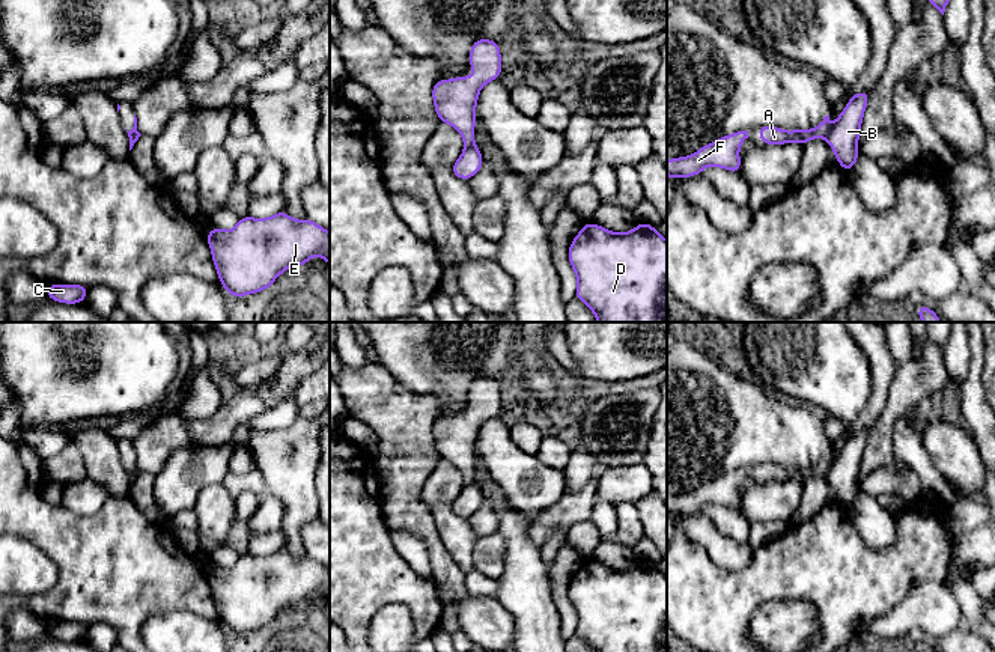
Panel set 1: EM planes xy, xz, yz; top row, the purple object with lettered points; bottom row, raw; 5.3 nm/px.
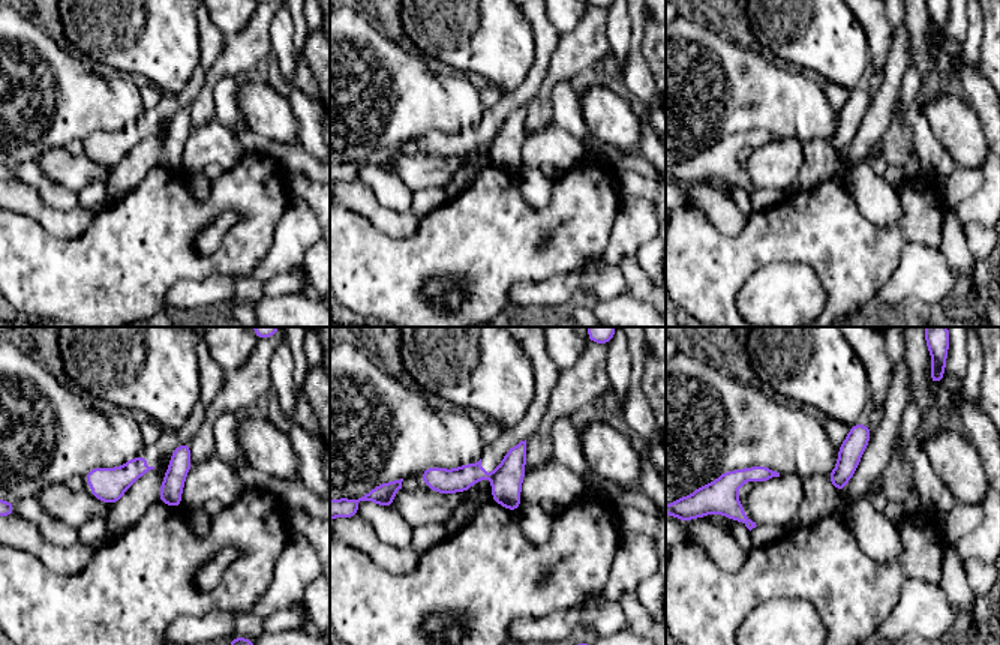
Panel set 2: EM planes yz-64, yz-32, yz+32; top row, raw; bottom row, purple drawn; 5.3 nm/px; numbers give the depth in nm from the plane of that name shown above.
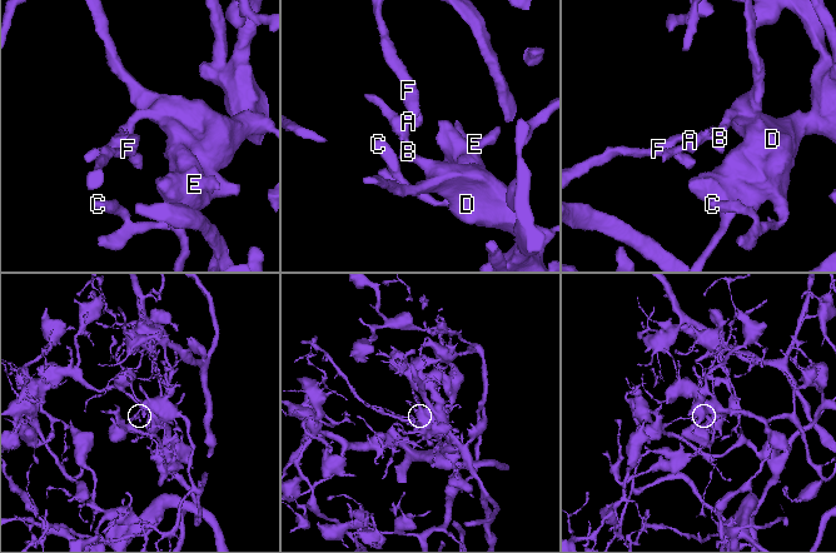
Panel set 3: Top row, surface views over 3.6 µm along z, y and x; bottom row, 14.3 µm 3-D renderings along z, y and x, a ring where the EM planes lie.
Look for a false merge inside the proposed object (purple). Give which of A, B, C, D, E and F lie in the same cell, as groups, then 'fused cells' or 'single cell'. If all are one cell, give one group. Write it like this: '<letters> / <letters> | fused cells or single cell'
A F / B C D E | fused cells

